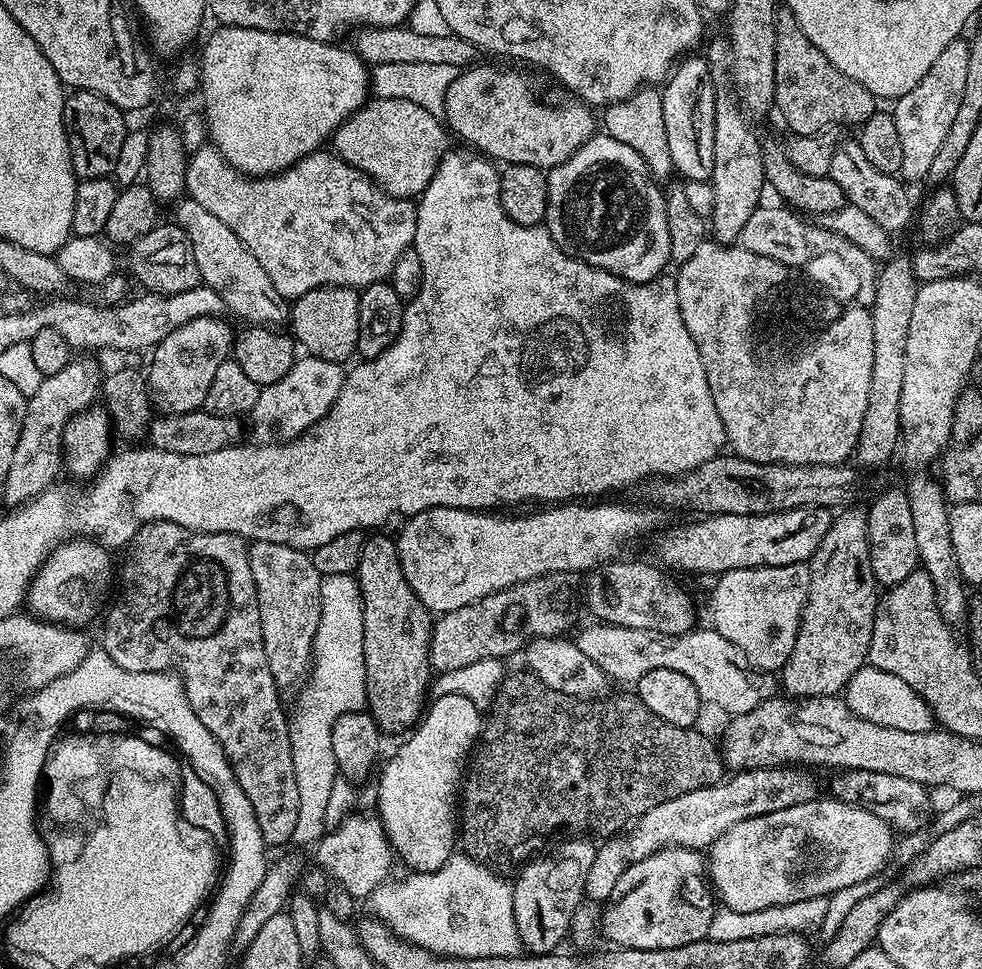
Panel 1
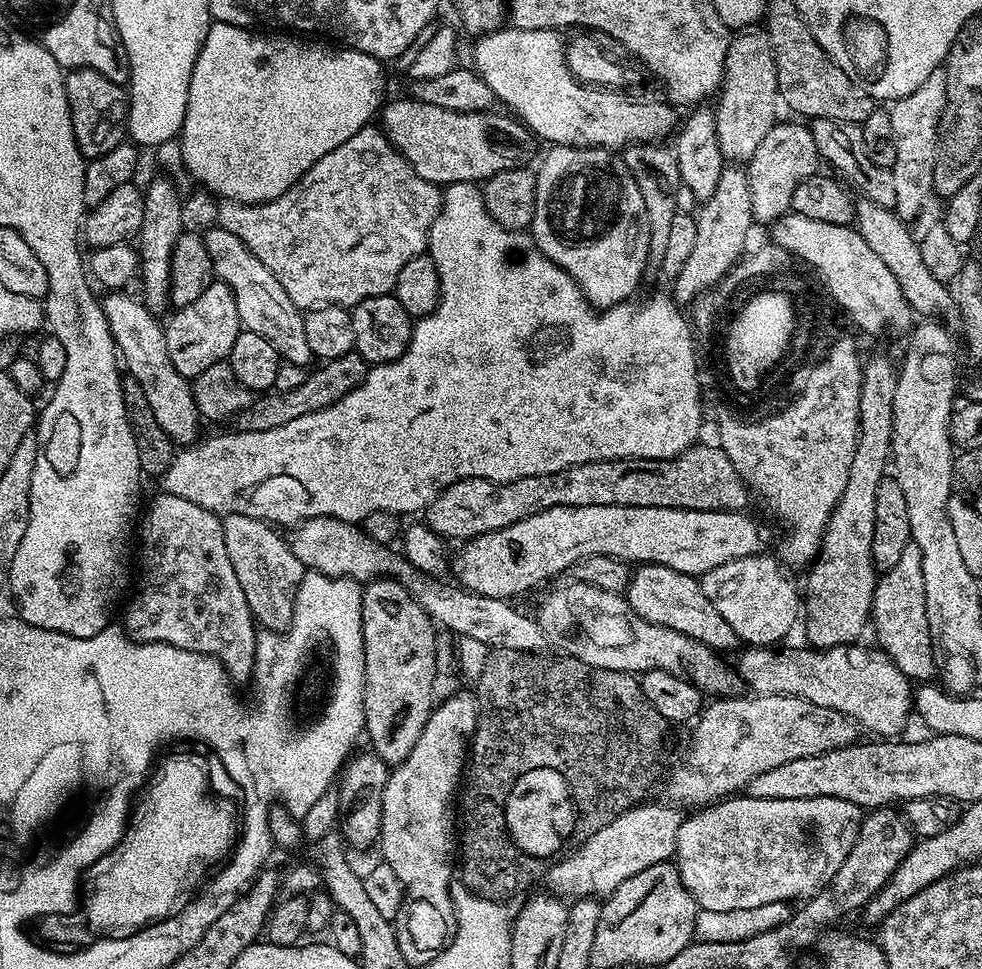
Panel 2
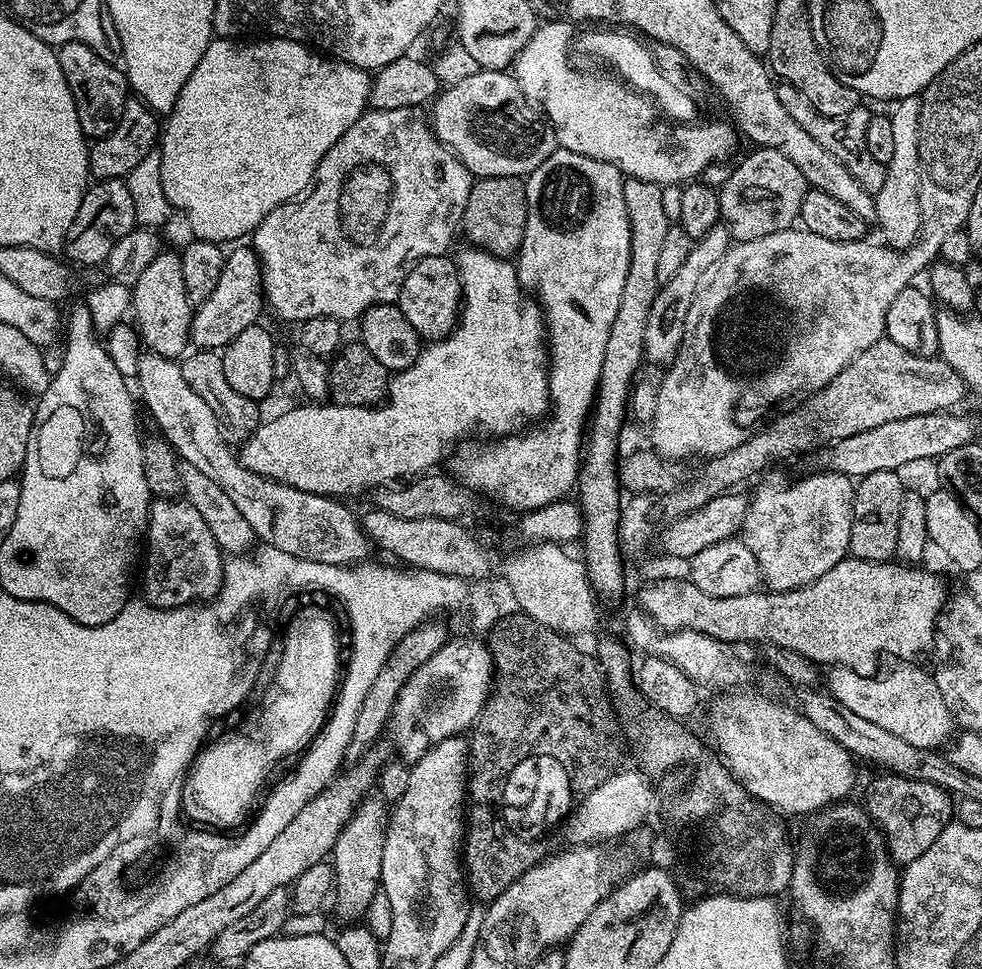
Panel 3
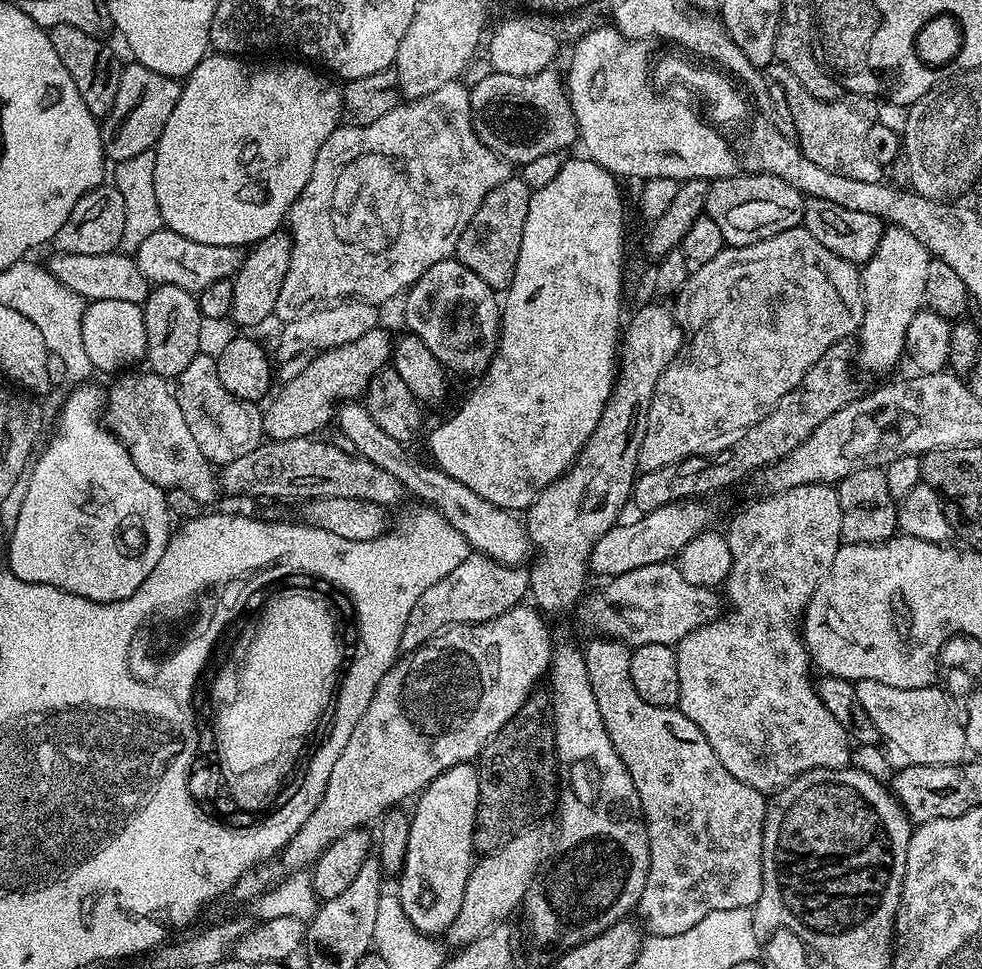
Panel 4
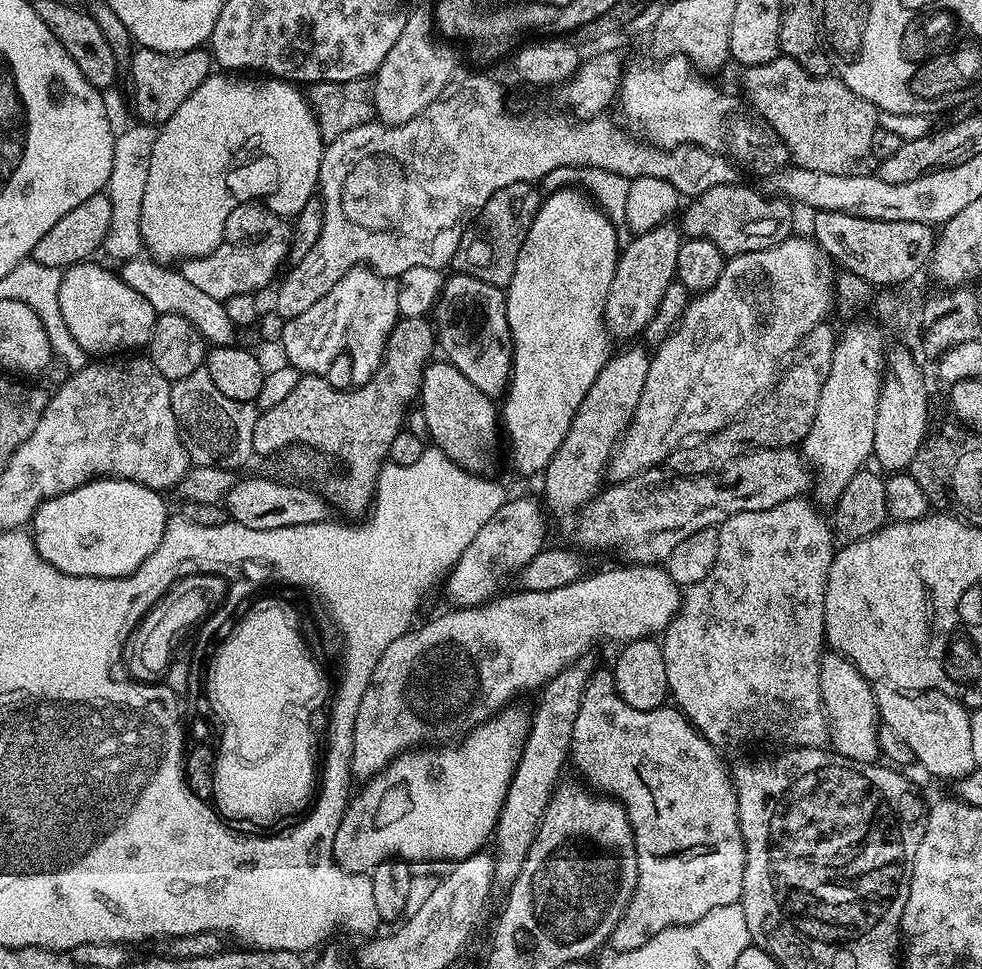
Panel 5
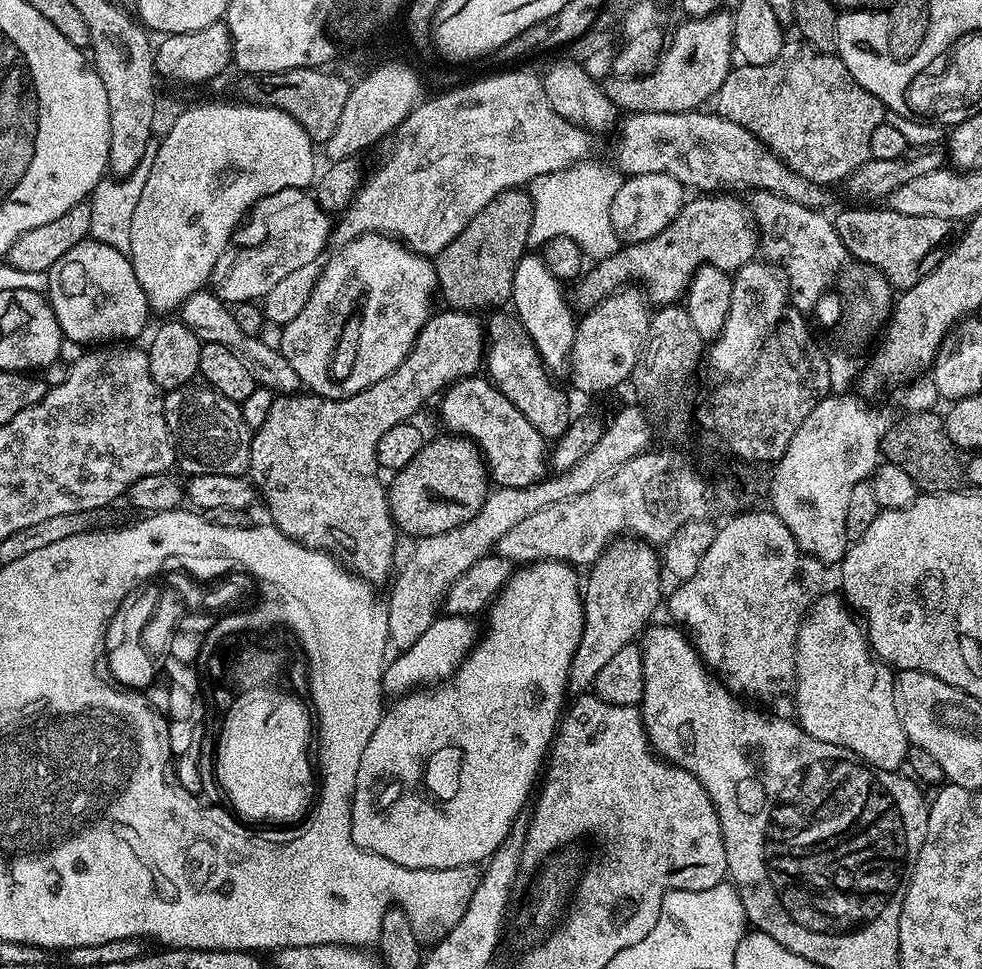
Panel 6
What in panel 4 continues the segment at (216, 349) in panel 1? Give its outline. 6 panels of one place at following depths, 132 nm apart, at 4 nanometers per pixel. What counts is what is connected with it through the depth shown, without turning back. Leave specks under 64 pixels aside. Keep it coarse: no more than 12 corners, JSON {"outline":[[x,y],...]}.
{"outline":[[292,233],[247,249],[232,277],[231,323],[256,328],[276,311]]}

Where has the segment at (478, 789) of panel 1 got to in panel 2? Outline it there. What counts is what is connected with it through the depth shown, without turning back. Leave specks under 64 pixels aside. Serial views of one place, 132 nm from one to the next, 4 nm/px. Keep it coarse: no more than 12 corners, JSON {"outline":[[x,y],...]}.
{"outline":[[493,648],[458,848],[463,887],[541,879],[548,772],[585,840],[669,767],[633,673]]}

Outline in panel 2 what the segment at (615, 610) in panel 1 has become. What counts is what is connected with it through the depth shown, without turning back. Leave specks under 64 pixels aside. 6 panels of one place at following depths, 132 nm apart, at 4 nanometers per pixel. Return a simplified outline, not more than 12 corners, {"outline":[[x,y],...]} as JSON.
{"outline":[[639,565],[626,593],[650,623],[716,652],[742,642],[697,577]]}

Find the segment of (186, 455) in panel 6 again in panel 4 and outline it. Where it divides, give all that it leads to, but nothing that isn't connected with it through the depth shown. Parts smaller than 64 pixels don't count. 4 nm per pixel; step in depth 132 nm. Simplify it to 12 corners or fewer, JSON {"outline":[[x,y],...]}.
{"outline":[[215,355],[175,377],[182,418],[209,464],[265,439],[261,409],[222,386]]}

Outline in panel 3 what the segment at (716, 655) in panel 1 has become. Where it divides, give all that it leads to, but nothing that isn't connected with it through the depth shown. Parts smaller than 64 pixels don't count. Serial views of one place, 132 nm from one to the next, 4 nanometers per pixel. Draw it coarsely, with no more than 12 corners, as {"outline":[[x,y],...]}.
{"outline":[[908,662],[833,667],[826,691],[911,746],[954,732],[948,698]]}

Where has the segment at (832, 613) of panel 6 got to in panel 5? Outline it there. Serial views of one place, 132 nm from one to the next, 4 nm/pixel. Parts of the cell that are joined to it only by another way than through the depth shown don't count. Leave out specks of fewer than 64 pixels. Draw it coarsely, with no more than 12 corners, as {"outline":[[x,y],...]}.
{"outline":[[820,657],[831,751],[873,763],[881,718],[870,681]]}

